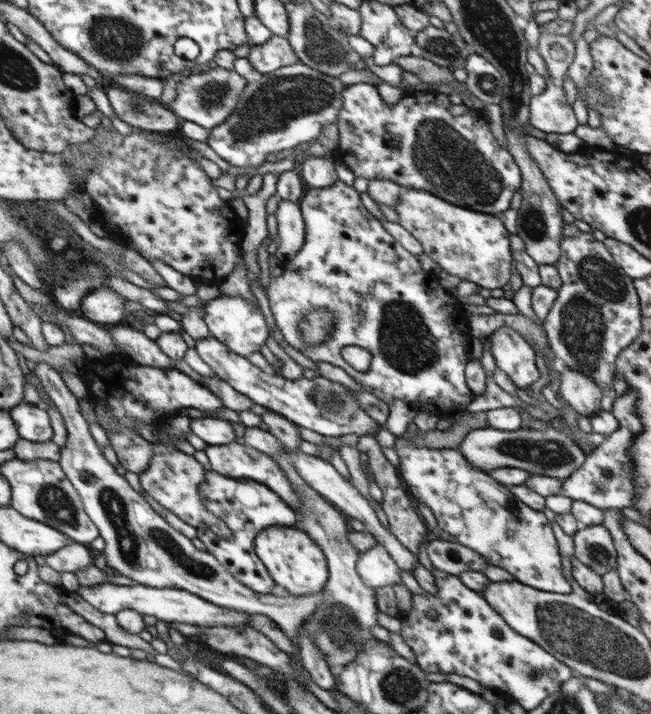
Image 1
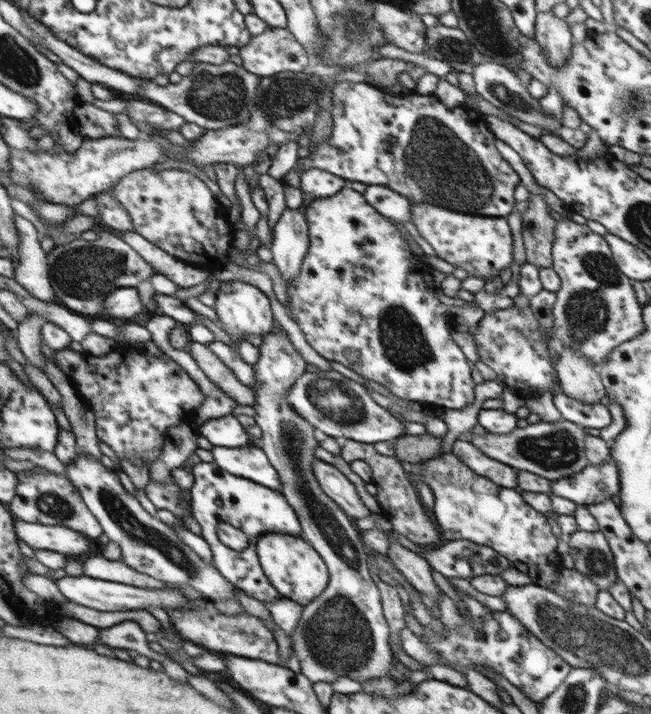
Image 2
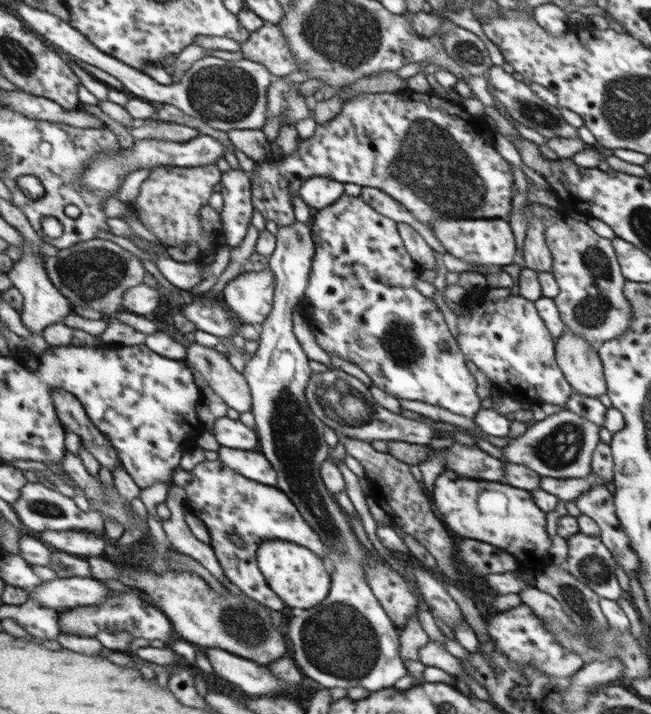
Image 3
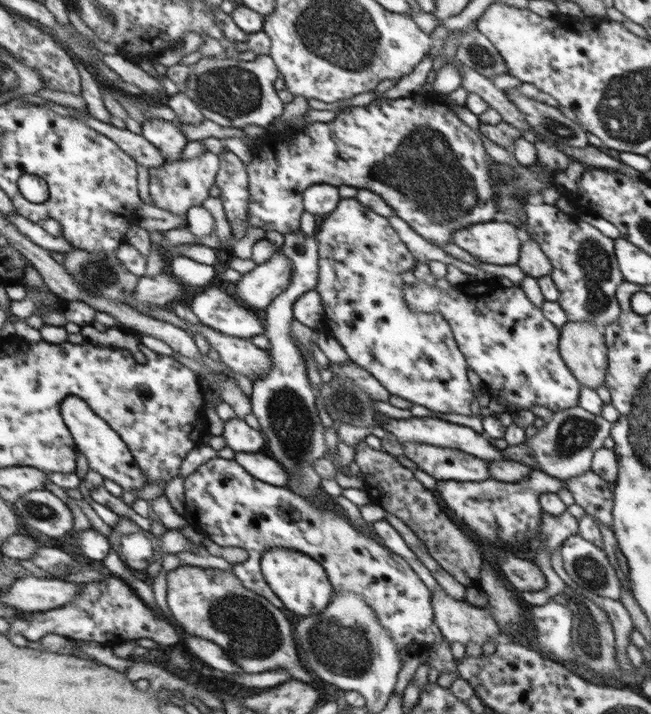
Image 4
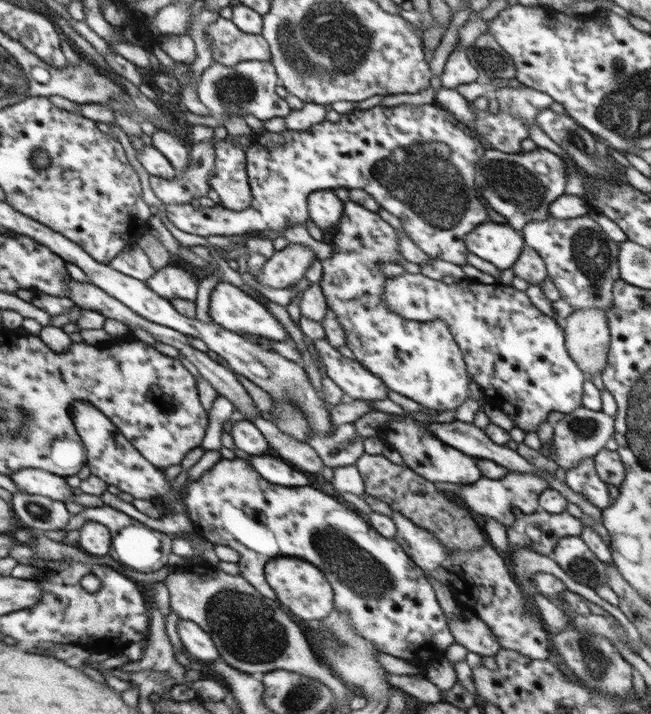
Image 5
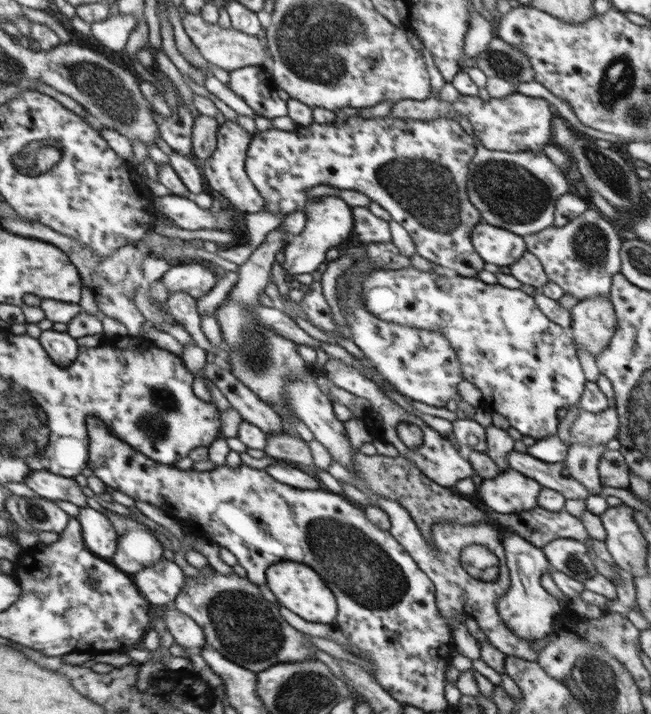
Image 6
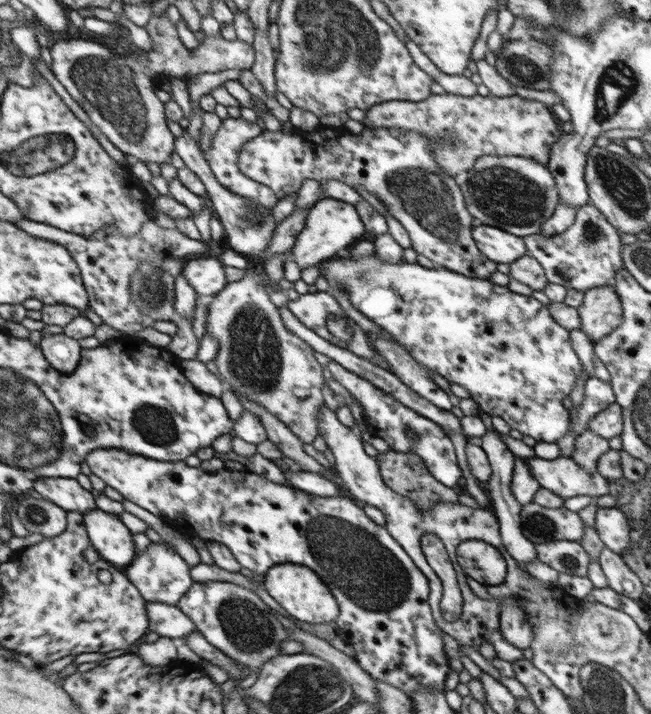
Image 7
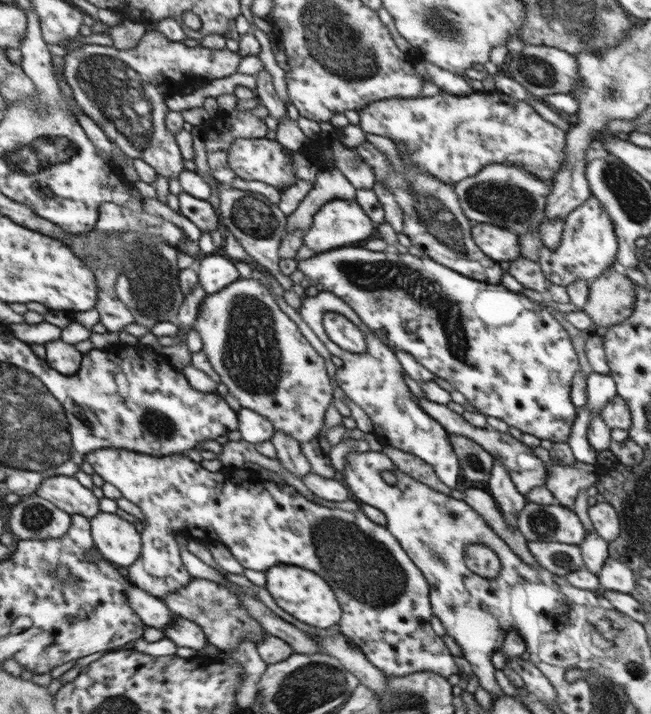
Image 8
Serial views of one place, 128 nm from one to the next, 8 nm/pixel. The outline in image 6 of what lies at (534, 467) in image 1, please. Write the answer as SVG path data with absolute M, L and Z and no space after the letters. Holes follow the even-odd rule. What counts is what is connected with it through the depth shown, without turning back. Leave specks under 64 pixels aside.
M614 407L598 413L582 410L576 417L574 425L570 427L572 437L570 437L571 441L568 446L582 443L585 444L584 446L603 444L602 446L606 447L606 443L614 439L618 432L619 420Z

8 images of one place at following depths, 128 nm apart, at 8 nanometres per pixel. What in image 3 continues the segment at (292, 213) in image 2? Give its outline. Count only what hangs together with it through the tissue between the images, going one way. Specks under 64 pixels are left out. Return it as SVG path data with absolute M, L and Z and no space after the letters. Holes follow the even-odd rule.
M294 221L290 226L278 227L277 243L269 256L269 267L275 276L275 291L271 313L261 324L257 352L248 357L243 375L251 391L252 416L256 420L256 433L259 437L258 451L270 462L277 472L276 488L279 488L297 506L303 520L320 536L329 548L329 560L332 562L331 587L327 597L314 608L301 609L288 624L288 642L293 659L302 674L318 682L325 688L354 688L362 686L370 692L378 692L394 687L396 682L408 679L408 673L399 653L399 632L380 606L376 595L368 586L363 569L362 544L356 537L350 524L350 518L338 505L334 495L326 488L320 476L321 465L329 460L329 444L324 439L325 425L312 414L311 406L306 402L306 386L313 373L308 365L308 357L292 333L292 311L303 300L309 283L310 269L315 255L315 244L308 224Z

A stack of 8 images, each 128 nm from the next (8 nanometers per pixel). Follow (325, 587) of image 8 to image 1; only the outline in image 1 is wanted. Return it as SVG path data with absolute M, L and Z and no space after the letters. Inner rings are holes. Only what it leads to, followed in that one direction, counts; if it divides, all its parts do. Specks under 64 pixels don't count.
M298 525L272 526L262 530L255 539L255 553L264 563L275 584L290 595L314 594L323 590L327 583L329 572L325 554Z

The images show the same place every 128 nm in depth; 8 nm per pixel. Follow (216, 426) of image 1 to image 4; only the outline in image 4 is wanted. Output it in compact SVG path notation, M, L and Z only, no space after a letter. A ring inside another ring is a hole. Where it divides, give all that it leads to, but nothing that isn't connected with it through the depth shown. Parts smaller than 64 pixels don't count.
M233 419L224 423L224 433L227 447L236 453L259 453L264 448L265 438L259 430L250 428L244 420Z

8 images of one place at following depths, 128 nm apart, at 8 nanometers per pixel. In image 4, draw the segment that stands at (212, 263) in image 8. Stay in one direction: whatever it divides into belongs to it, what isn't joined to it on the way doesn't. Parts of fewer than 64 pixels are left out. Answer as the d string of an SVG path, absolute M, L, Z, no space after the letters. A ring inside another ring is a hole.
M162 270L156 276L143 276L138 279L132 295L137 303L148 303L159 307L184 296L184 285L172 273Z

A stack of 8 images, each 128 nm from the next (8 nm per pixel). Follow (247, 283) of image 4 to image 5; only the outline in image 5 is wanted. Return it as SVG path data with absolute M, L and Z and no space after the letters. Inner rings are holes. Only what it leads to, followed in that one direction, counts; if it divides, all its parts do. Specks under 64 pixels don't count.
M290 243L280 251L274 251L270 259L261 268L261 274L256 276L260 286L270 288L286 288L300 282L305 277L316 255L312 248L297 243Z

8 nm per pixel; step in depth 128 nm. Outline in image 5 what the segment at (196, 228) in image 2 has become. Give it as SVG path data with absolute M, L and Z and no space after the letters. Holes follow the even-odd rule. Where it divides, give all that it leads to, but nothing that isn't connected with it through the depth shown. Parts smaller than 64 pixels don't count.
M210 140L189 143L189 165L174 178L150 175L152 191L164 206L183 205L206 197L211 189L209 176L214 170L215 145Z

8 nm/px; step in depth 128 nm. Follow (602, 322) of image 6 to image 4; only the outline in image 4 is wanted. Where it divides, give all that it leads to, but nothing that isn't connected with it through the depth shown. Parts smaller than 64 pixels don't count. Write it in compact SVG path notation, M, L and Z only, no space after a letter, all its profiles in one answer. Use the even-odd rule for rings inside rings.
M568 321L561 328L560 356L562 356L569 371L577 378L581 387L597 390L597 388L604 386L607 373L607 352L608 347L604 332L599 331L593 324Z

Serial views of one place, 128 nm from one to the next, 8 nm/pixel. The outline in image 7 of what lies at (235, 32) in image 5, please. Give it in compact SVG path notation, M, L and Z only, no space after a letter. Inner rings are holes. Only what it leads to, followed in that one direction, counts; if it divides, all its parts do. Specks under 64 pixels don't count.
M165 12L158 17L152 16L148 21L148 24L145 26L145 29L149 33L150 38L152 39L152 50L136 50L136 52L132 52L132 54L123 54L118 55L114 50L110 48L106 48L107 46L102 46L96 42L91 42L90 40L85 39L74 39L71 40L59 40L54 44L50 45L50 54L52 54L52 69L54 76L60 81L60 84L64 85L64 88L69 92L71 97L78 102L78 104L86 111L86 114L90 117L90 120L98 126L98 128L106 134L108 140L119 148L125 155L130 155L131 158L138 158L139 161L142 162L156 162L160 164L161 162L170 162L170 154L172 154L174 150L174 141L175 137L172 135L170 129L168 129L168 124L166 123L166 118L164 115L164 105L158 99L158 96L154 93L156 88L159 88L159 84L161 81L172 80L172 79L183 79L191 75L204 74L205 72L220 72L230 69L249 69L255 62L255 51L252 49L252 45L248 45L248 43L244 43L242 41L226 41L222 36L207 36L205 34L206 39L202 43L199 44L197 48L192 50L188 50L185 48L182 42L180 42L177 31L175 27L173 27L172 23L168 20L165 15Z

